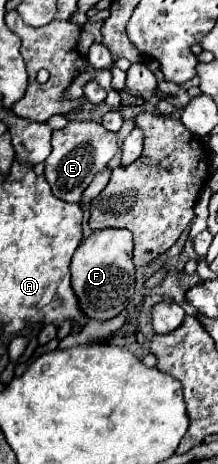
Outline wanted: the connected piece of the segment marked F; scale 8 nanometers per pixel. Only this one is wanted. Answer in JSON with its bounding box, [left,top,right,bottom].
[72,229,134,319]

